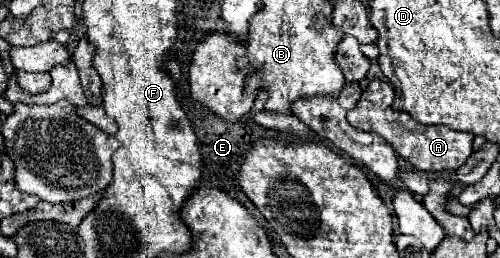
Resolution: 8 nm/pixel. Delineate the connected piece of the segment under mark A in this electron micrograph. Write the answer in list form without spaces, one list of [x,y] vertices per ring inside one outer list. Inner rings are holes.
[[[379,80],[370,82],[356,107],[348,111],[348,123],[362,131],[382,135],[382,139],[394,147],[396,155],[412,163],[418,171],[456,171],[466,163],[466,159],[472,155],[472,135],[464,135],[462,131],[454,131],[450,127],[424,127],[416,123],[408,113],[393,109],[394,98],[395,92],[391,85]]]

